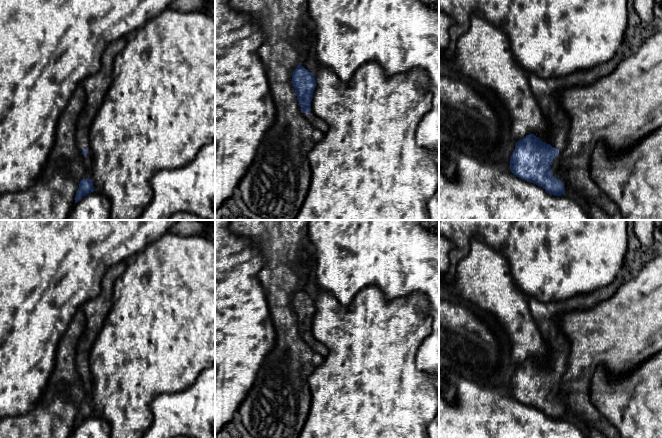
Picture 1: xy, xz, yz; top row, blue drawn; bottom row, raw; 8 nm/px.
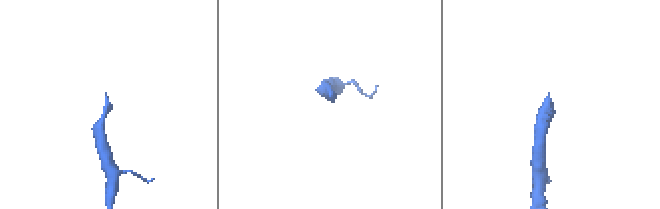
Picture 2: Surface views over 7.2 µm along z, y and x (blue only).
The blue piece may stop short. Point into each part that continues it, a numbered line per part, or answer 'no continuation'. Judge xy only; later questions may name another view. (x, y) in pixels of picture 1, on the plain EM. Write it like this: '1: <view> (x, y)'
1: xy (94, 311)

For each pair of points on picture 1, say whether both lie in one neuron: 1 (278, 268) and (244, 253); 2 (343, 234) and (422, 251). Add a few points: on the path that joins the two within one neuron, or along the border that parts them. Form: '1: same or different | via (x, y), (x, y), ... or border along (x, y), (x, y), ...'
1: different | border along (253, 241), (264, 258), (257, 274), (262, 285)
2: same | via (363, 234), (402, 234)

